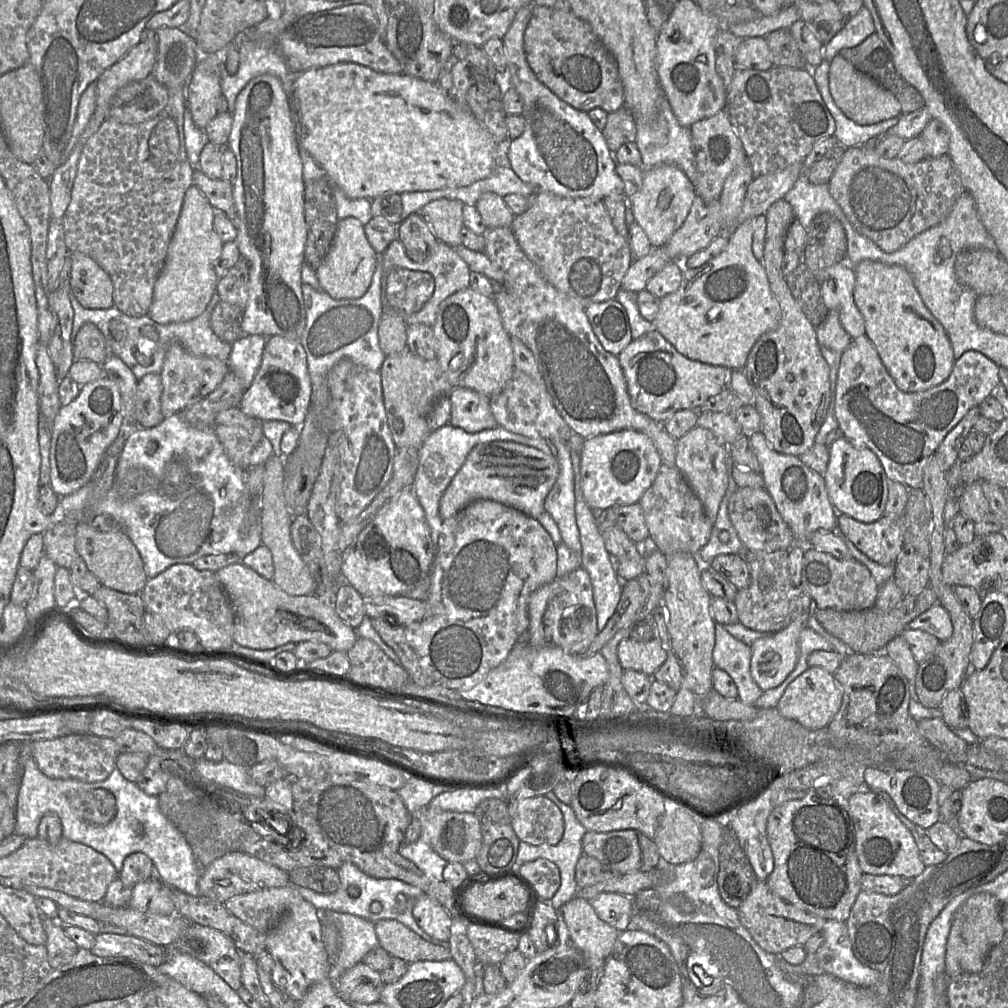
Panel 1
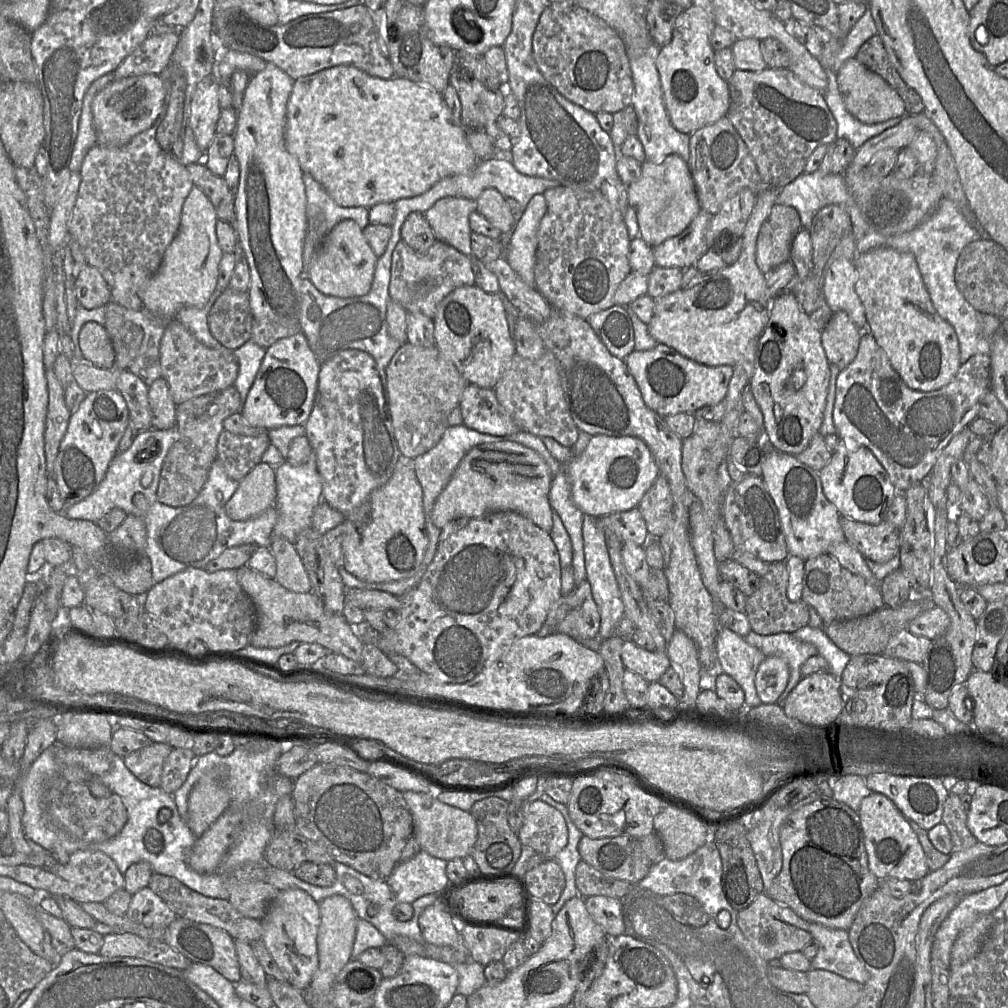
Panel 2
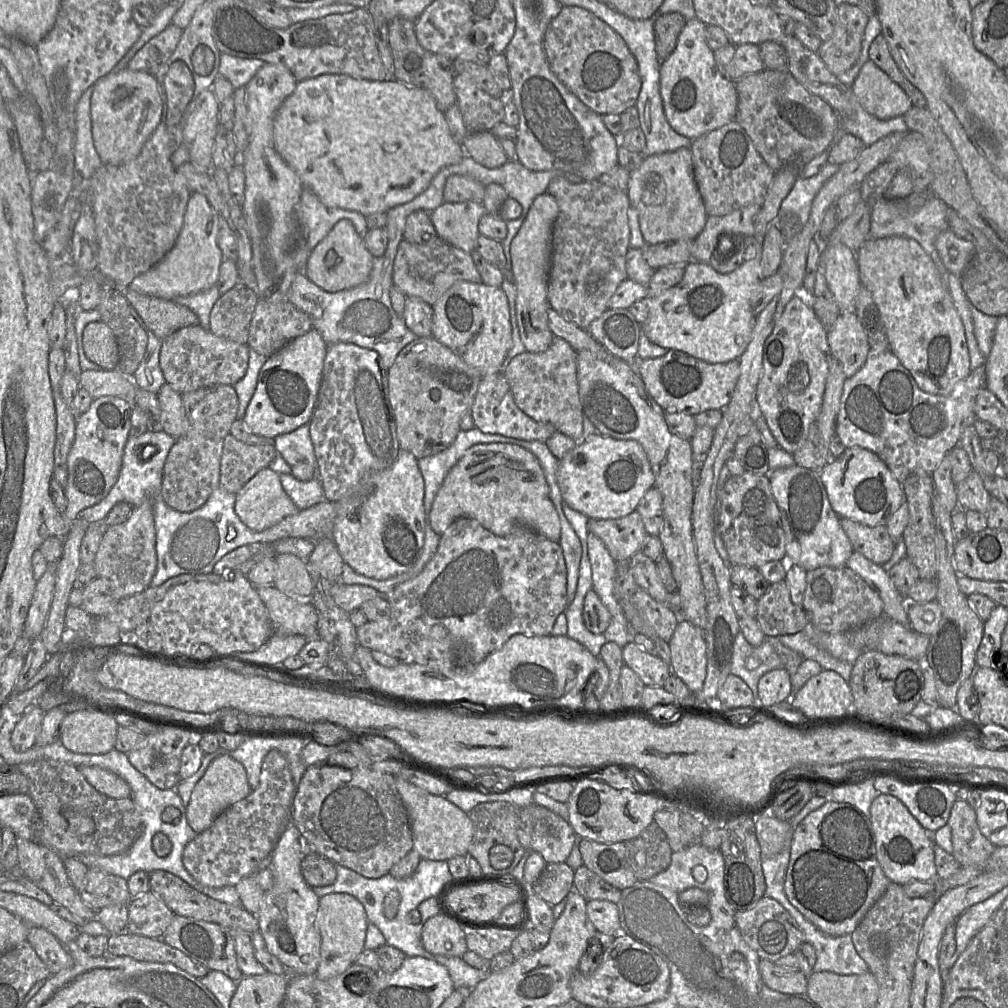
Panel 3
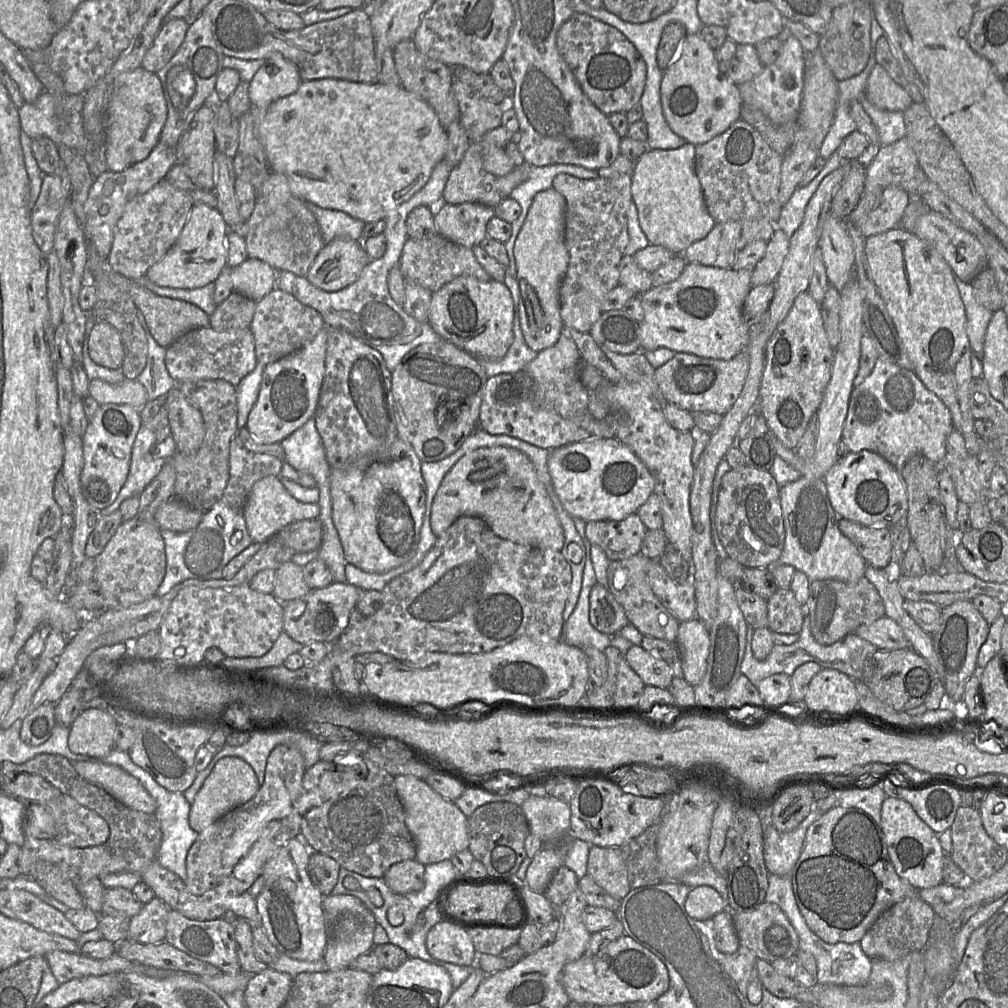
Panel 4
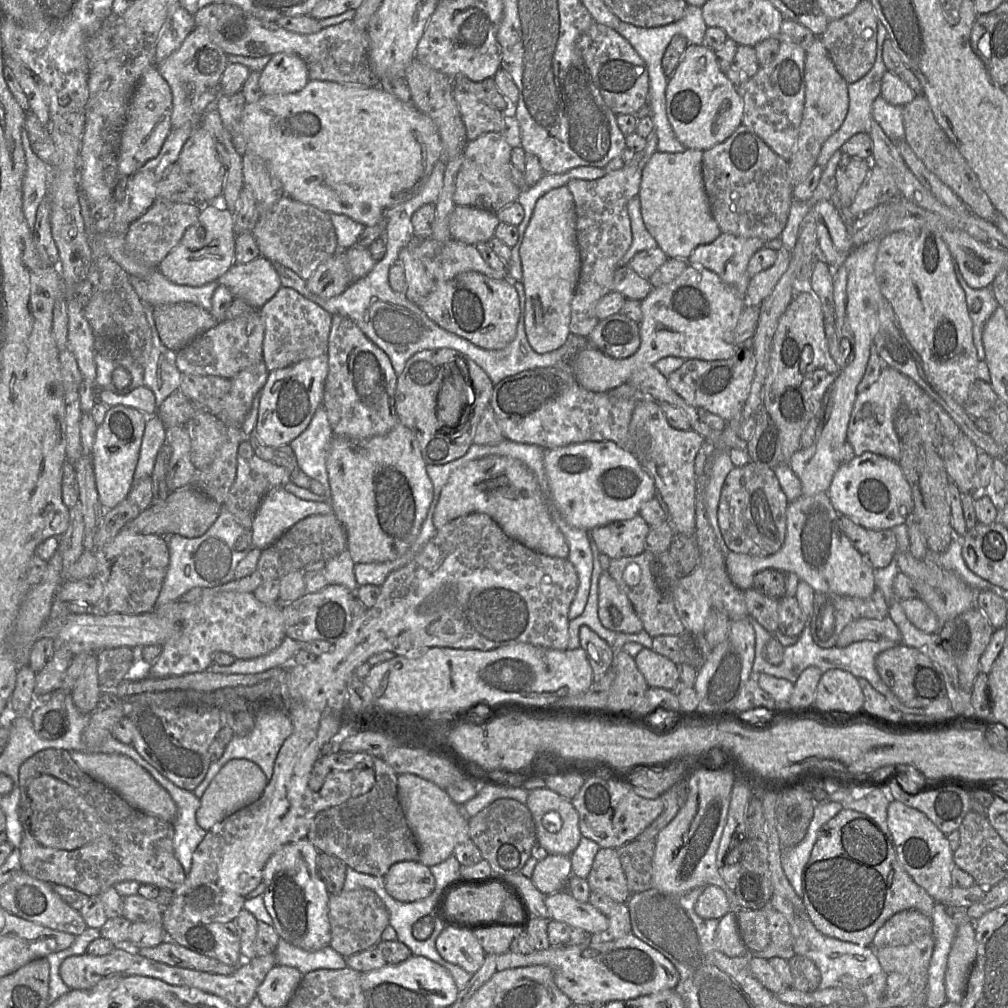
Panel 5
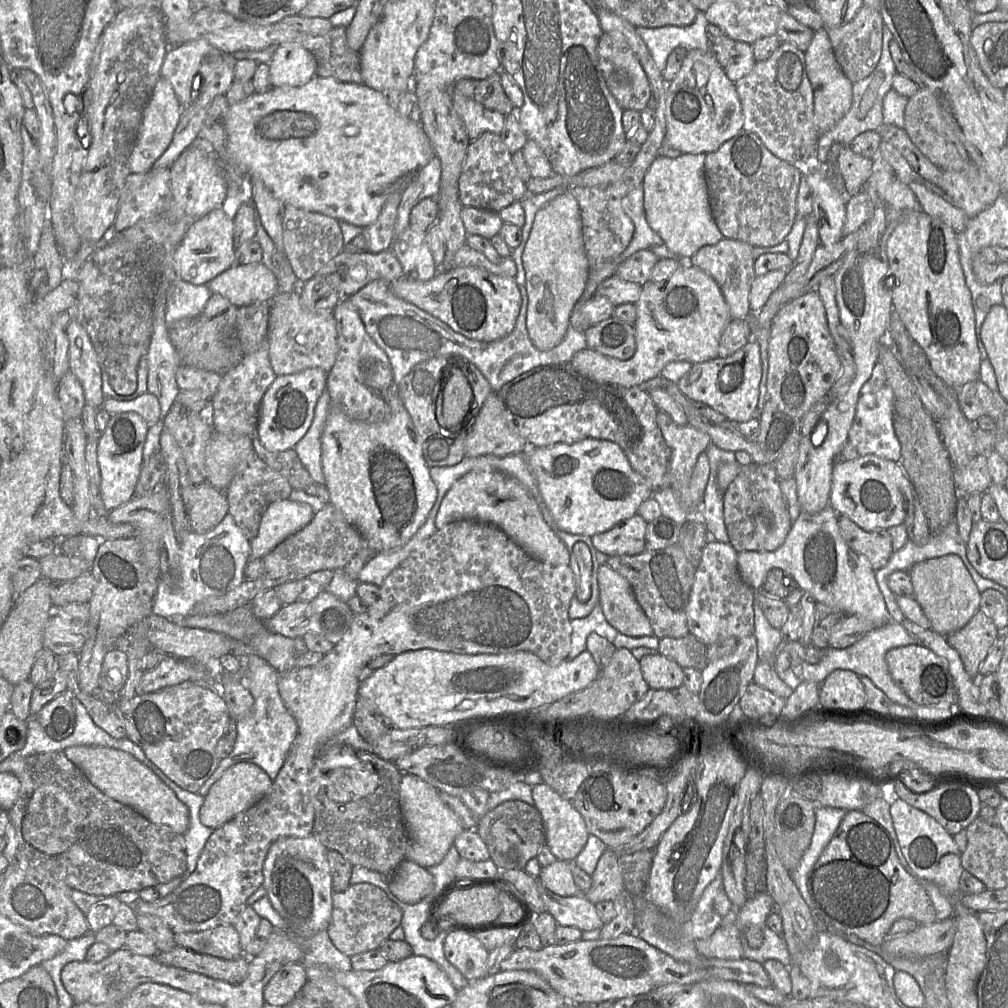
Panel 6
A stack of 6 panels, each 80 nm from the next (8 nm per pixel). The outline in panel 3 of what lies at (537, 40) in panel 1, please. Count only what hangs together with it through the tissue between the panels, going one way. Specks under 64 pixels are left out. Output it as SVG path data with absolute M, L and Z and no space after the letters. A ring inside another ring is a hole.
M563 6L548 25L543 46L553 73L596 113L620 115L635 106L641 89L637 61L623 38L593 13L578 6Z

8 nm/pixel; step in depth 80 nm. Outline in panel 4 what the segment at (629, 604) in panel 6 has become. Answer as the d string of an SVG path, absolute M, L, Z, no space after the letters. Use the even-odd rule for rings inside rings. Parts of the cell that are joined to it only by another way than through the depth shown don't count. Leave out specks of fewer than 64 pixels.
M598 583L589 598L589 622L597 631L609 636L619 634L629 624L623 608L608 587Z

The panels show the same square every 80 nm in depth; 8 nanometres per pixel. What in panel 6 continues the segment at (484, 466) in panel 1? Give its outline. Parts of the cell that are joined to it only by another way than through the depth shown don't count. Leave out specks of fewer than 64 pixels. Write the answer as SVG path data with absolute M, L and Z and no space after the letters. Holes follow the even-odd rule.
M473 470L452 484L435 517L436 529L465 519L498 527L527 554L541 562L551 566L569 565L567 547L546 523L534 497L520 482L503 472Z

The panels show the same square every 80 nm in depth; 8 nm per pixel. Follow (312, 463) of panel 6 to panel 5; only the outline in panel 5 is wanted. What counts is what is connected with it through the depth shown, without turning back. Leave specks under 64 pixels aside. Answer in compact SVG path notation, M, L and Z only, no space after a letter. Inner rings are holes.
M320 405L314 412L306 429L289 446L296 457L298 469L312 480L317 480L324 489L324 499L329 503L330 488L326 458L333 432L326 412Z

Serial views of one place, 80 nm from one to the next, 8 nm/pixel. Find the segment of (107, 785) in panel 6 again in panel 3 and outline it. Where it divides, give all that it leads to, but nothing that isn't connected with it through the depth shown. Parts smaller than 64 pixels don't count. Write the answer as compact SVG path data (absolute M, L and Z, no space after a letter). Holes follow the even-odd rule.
M97 766L79 767L79 771L98 792L116 799L130 798L128 783L115 773Z

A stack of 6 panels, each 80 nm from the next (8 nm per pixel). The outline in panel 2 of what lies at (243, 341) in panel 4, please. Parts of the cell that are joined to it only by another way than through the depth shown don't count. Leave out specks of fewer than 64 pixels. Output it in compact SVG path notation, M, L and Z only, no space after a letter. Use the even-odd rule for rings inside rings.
M172 320L165 329L160 344L162 377L169 386L176 405L191 398L209 394L234 385L239 365L233 350L212 349L199 342L179 321Z

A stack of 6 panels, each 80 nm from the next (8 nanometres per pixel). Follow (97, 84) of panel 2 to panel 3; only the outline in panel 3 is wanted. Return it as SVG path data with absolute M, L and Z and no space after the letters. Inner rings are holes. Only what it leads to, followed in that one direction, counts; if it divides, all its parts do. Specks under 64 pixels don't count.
M94 85L84 91L75 113L74 167L85 180L92 177L103 164L94 146L90 113L91 96Z

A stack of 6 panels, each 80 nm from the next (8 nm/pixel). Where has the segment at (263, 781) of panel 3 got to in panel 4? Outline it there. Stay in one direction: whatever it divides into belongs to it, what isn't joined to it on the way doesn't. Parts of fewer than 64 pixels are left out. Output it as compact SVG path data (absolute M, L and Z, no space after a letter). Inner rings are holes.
M278 745L271 751L267 759L264 782L256 795L198 833L186 857L185 890L174 910L193 920L227 918L226 900L247 892L261 875L266 862L289 840L300 834L302 816L299 813L299 799L305 792L302 784L305 772L303 756L296 748Z

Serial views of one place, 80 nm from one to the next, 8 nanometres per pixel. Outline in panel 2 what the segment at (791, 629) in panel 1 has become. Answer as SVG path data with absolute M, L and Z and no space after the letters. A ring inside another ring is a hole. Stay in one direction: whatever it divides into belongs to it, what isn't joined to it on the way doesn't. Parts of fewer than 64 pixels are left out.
M775 656L766 657L755 675L755 687L763 704L775 704L789 680L788 664Z

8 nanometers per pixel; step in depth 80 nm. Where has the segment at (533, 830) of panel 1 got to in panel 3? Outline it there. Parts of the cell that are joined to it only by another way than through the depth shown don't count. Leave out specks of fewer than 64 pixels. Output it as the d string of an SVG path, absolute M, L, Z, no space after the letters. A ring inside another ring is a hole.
M532 803L527 808L534 823L531 849L541 854L547 864L564 863L576 841L572 826L546 807Z

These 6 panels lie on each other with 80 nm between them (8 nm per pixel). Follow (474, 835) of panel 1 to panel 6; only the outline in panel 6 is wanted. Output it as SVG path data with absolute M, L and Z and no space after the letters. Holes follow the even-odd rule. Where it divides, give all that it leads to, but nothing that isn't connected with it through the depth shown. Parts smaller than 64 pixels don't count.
M403 774L399 795L409 839L406 859L424 868L439 864L454 844L457 836L464 831L459 818L441 799L440 792L419 776Z

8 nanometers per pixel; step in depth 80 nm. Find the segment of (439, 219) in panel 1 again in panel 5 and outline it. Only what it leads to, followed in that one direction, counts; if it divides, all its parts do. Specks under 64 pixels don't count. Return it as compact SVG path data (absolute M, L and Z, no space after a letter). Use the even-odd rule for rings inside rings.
M458 206L450 215L449 229L454 240L476 245L495 237L500 220L496 212L471 206Z

